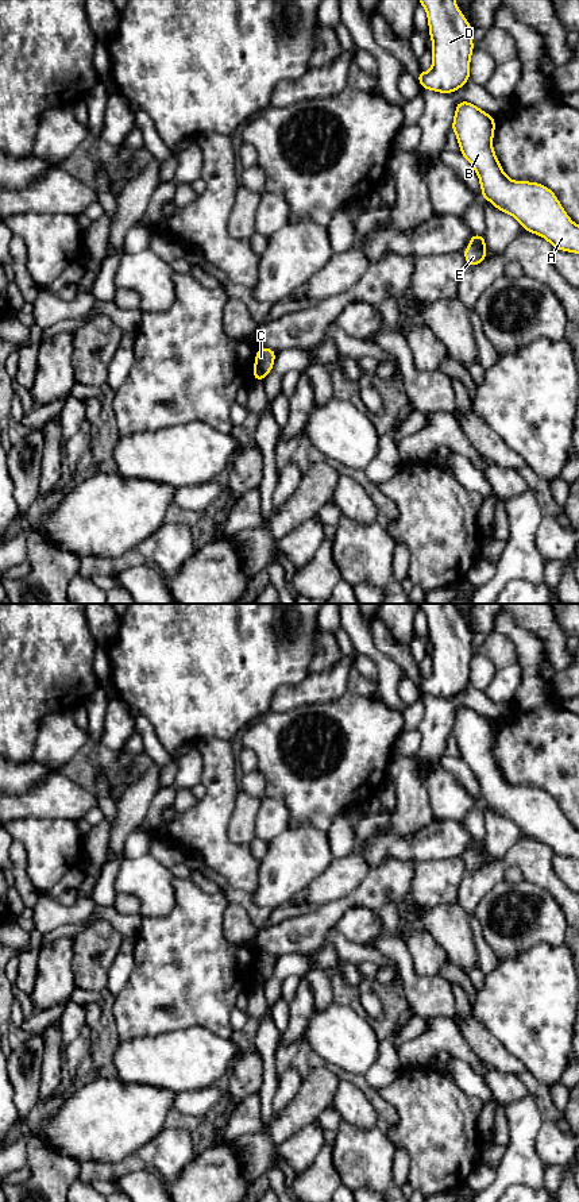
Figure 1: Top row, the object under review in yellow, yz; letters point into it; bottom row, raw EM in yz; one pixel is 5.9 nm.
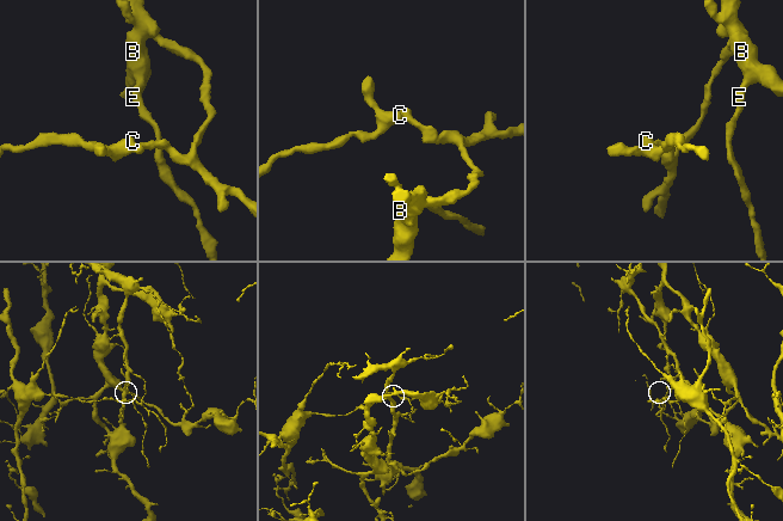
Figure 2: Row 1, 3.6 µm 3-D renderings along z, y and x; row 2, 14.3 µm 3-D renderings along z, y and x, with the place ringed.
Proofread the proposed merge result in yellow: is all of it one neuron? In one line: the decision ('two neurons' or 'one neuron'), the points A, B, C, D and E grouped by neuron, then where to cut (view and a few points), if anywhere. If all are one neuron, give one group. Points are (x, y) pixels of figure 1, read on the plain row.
two neurons; A B D E / C; cut in yz along (254, 973), (265, 982)

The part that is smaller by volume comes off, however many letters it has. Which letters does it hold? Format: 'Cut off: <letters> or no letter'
Cut off: C

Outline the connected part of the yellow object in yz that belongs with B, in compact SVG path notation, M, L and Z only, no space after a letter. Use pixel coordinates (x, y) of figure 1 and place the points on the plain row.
M459 706L451 732L462 760L475 774L482 802L512 820L524 835L547 844L553 854L579 859L579 831L563 814L556 800L539 787L510 785L494 755L494 721L470 706Z

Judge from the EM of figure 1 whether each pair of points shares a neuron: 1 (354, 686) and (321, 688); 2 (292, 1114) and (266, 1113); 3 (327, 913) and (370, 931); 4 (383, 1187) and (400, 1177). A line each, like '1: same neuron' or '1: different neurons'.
1: different neurons
2: different neurons
3: different neurons
4: different neurons

